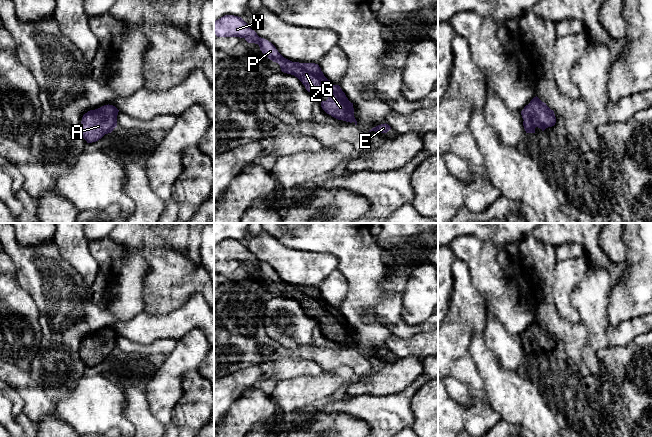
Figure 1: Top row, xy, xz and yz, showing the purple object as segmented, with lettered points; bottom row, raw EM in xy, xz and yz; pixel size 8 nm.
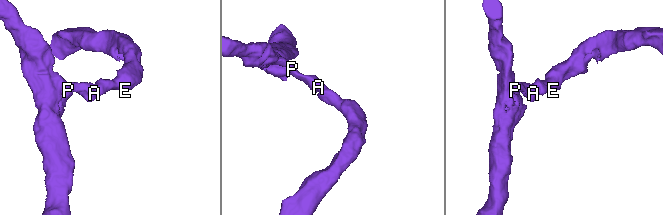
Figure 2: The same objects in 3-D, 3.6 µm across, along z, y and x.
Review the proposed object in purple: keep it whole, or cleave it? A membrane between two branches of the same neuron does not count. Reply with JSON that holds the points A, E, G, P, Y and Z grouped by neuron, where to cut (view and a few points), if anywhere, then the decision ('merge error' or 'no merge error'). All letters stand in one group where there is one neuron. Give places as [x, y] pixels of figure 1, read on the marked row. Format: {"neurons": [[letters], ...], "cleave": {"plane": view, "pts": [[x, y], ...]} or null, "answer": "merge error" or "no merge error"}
{"neurons": [["A", "E", "G", "P", "Y", "Z"]], "cleave": null, "answer": "no merge error"}

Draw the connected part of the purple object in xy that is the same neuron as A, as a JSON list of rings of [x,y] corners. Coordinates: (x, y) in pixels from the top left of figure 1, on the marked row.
[[[104,105],[90,110],[82,117],[80,133],[87,143],[96,142],[117,127],[119,110],[113,105]]]

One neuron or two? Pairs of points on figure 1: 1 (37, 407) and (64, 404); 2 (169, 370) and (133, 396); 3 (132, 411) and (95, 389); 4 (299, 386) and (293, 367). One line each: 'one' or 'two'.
1: two
2: two
3: two
4: two

